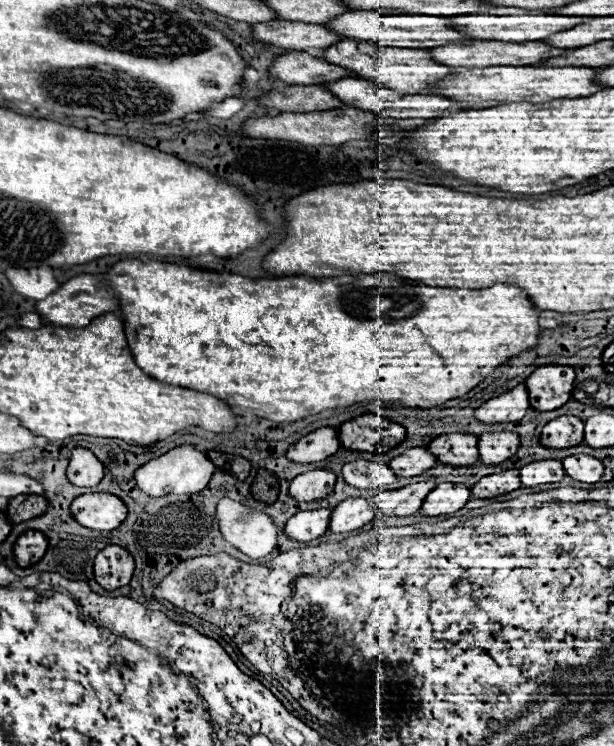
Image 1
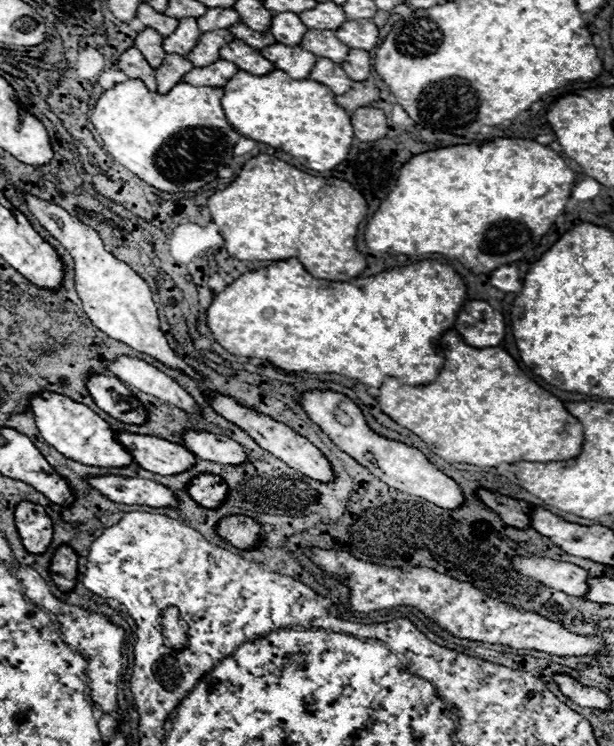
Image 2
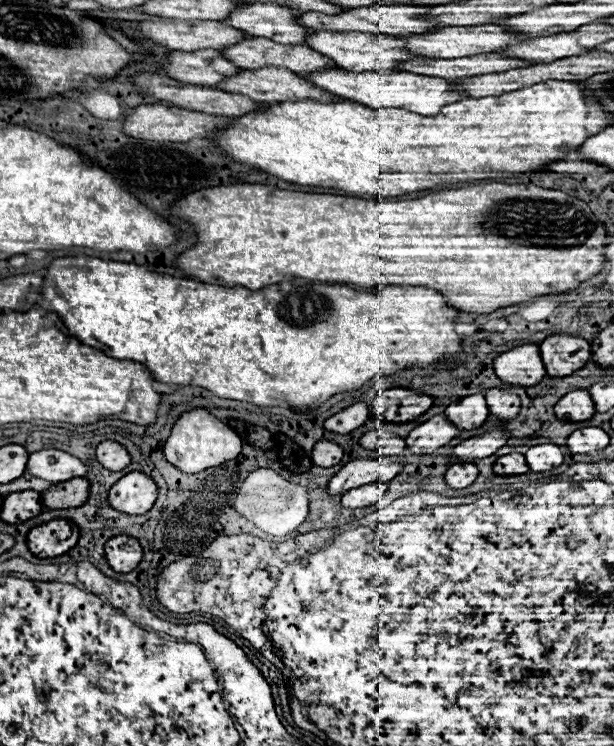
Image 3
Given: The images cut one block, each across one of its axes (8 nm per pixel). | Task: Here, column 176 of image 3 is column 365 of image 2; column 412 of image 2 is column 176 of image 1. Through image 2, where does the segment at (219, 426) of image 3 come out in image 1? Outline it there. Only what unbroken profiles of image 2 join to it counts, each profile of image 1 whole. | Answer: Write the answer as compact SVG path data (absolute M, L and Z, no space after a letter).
M178 446L178 448L170 450L170 452L166 452L164 456L142 464L136 470L134 478L136 478L136 484L138 484L138 488L142 492L146 492L148 496L160 498L160 496L170 496L170 494L194 494L194 492L200 492L200 490L204 490L208 486L214 472L216 472L216 468L206 458L206 454L198 452L194 446Z

